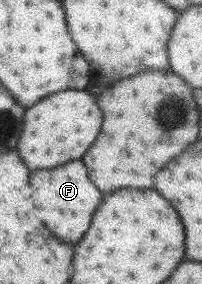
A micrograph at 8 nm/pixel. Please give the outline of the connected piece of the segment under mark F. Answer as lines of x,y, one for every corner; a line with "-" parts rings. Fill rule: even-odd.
80,160
76,162
68,162
62,164
54,170
40,170
30,174
30,188
34,190
38,202
44,200
48,202
48,206
40,208
40,220
42,224
62,242
72,244
78,242
80,236
86,232
86,228
90,226
90,216
96,210
96,206
102,202
102,194
92,186
92,182
86,176
86,168
82,166

